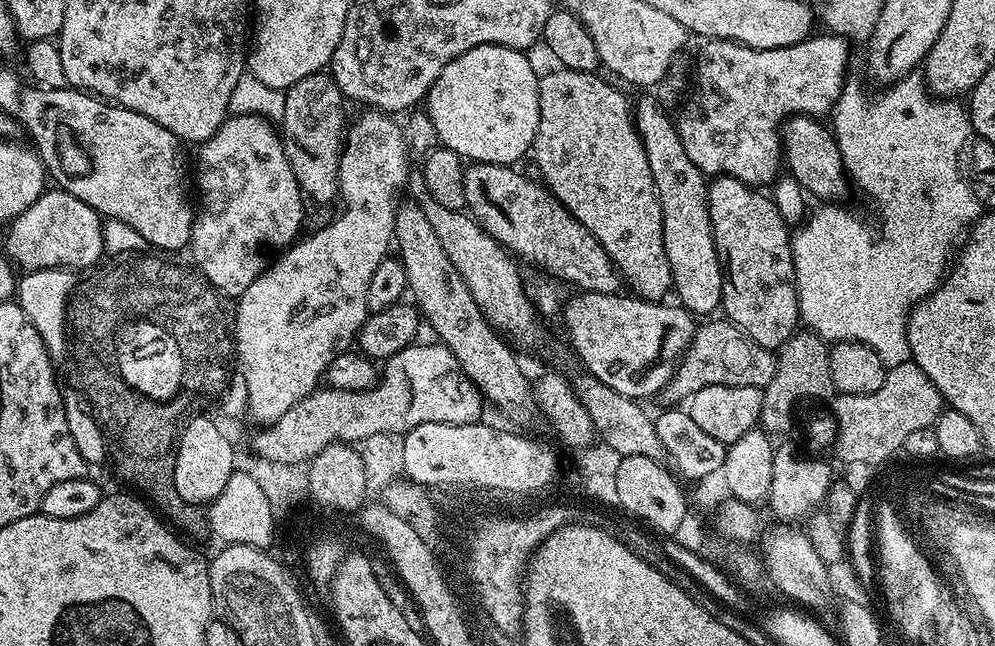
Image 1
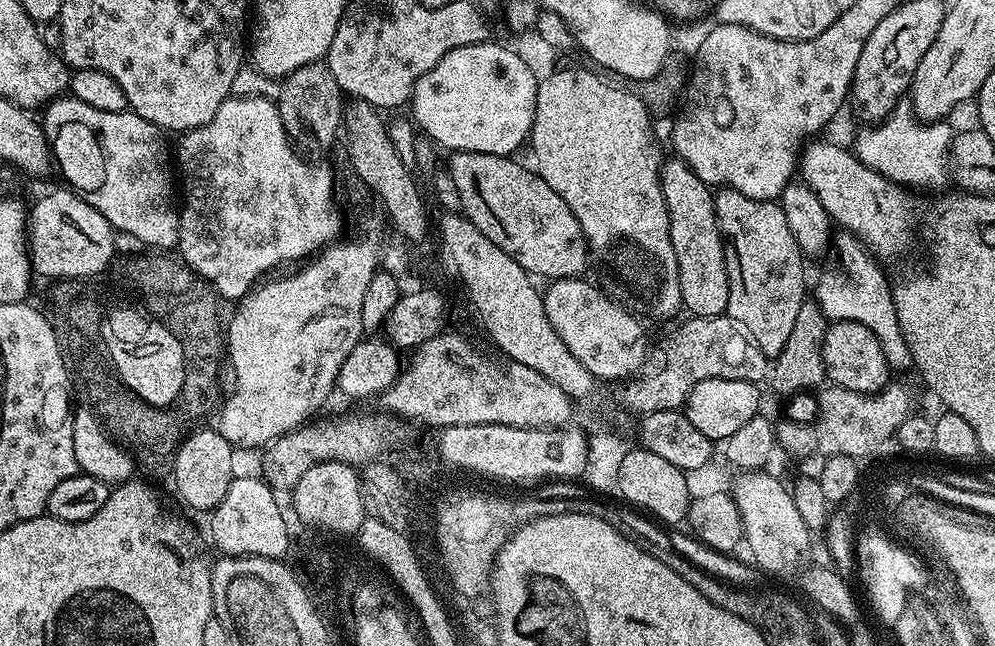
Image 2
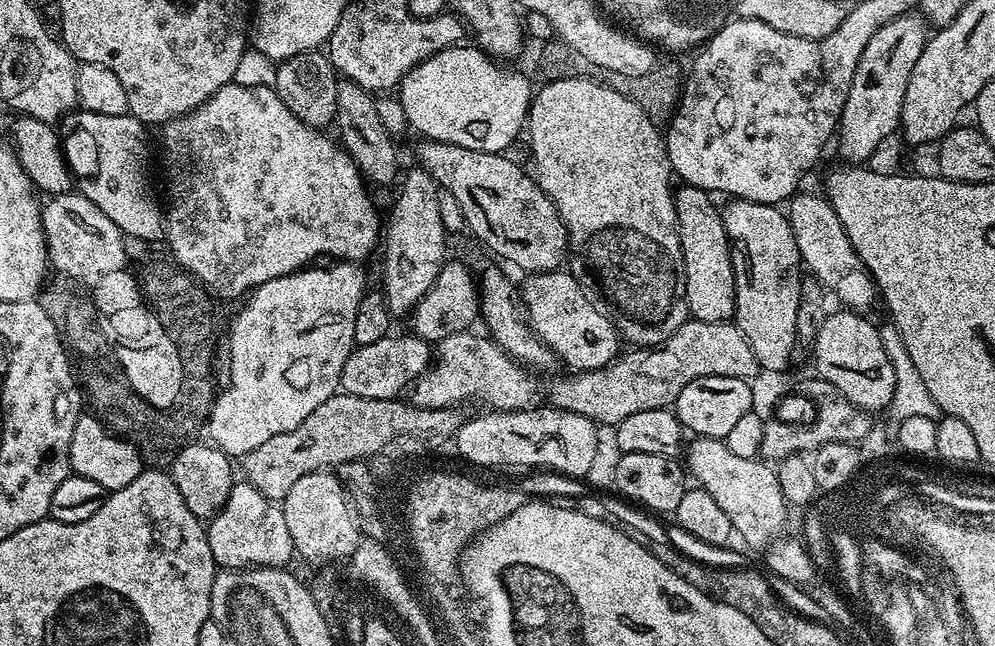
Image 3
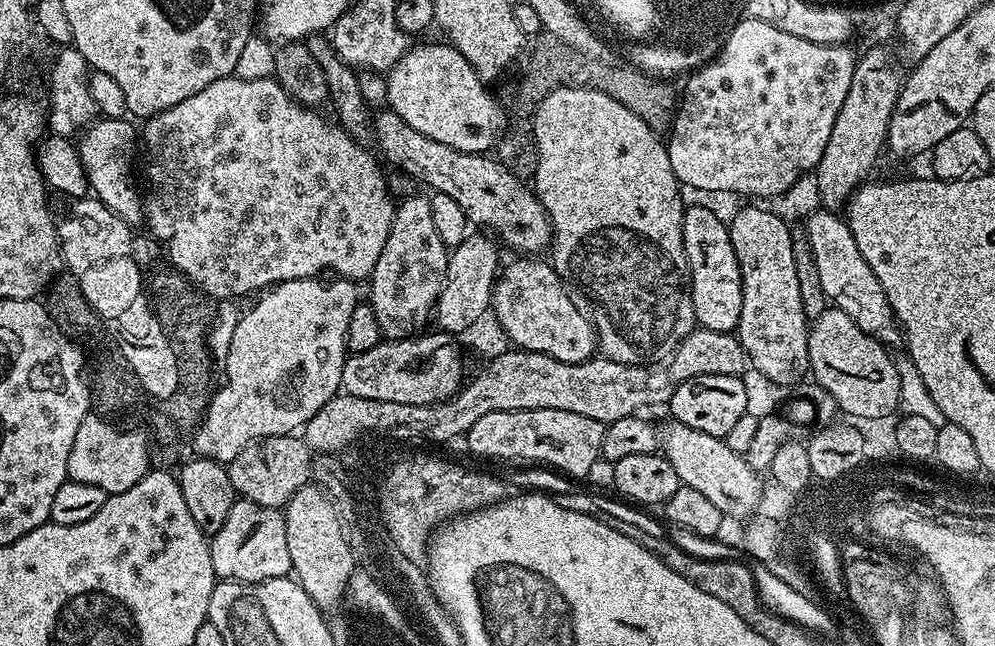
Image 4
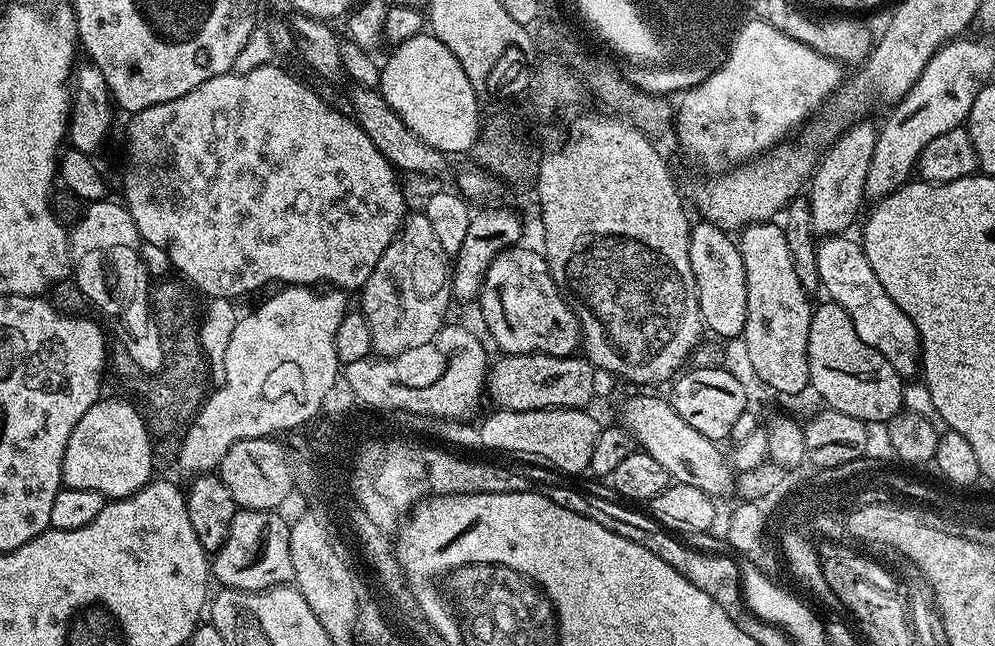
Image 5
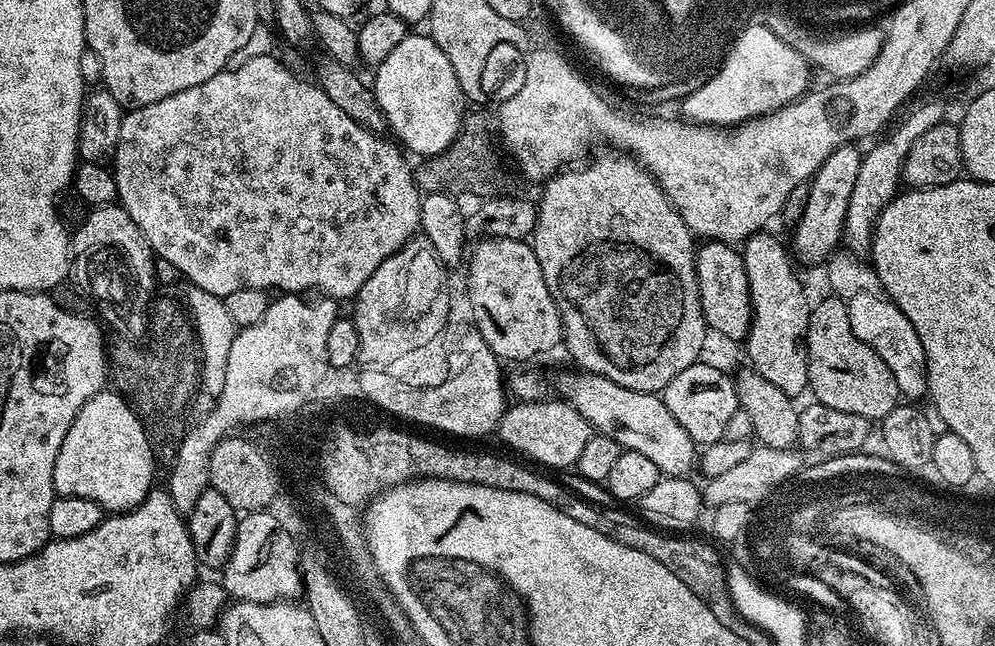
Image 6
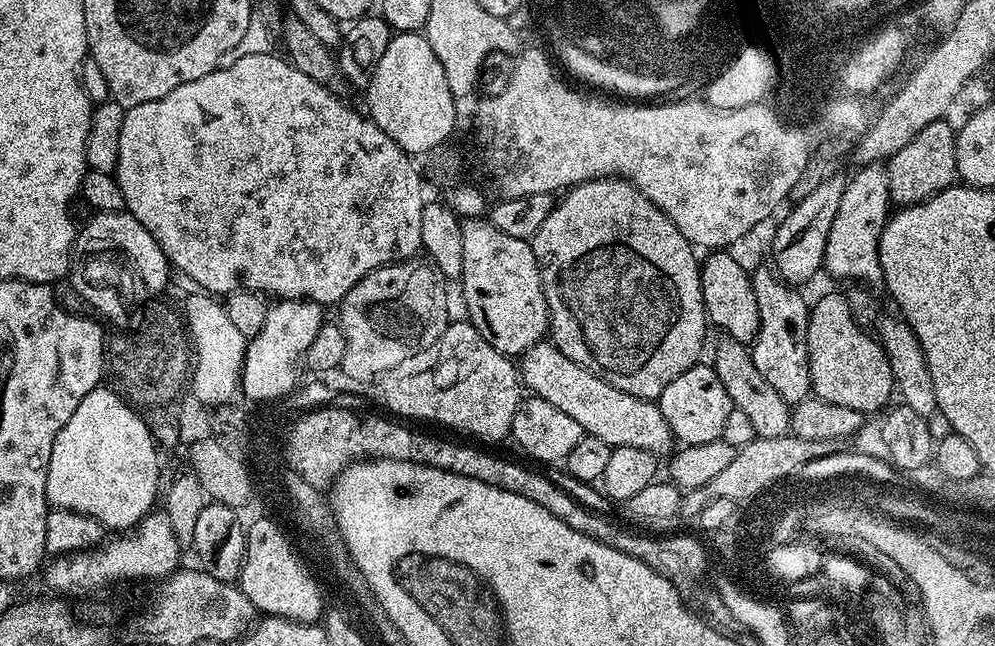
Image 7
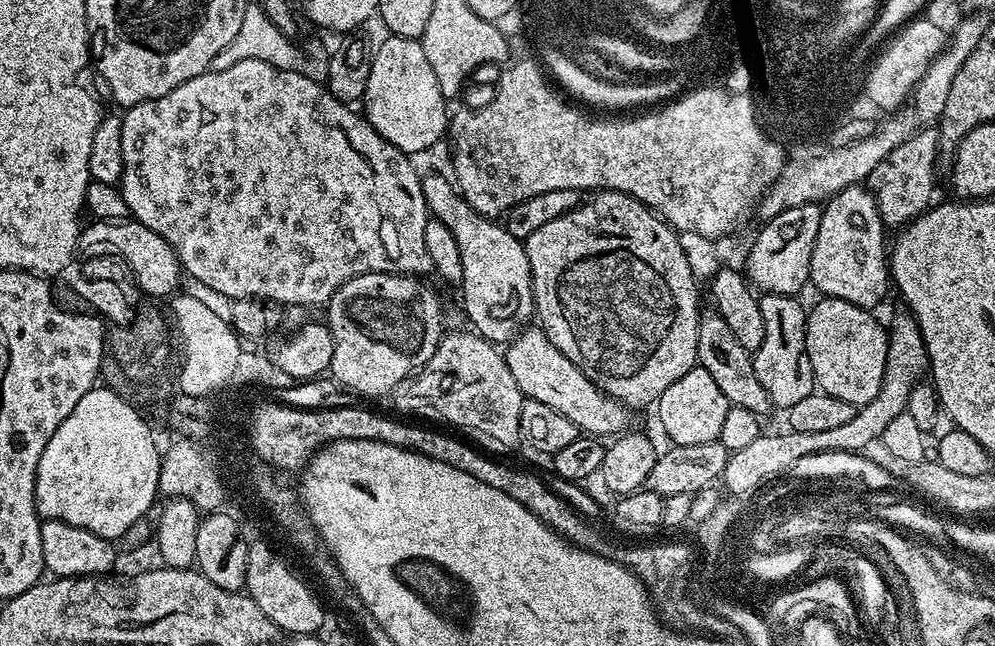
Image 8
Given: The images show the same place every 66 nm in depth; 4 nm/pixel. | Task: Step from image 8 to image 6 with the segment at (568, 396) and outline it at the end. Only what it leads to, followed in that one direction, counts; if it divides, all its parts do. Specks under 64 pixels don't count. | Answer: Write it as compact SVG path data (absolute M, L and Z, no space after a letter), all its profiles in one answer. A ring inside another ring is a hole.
M575 370L576 372L566 372L556 380L554 386L558 391L559 399L565 400L570 406L574 406L574 410L578 410L578 414L582 414L582 418L586 418L586 422L599 435L614 438L614 442L620 444L621 449L637 452L646 458L650 458L650 462L654 462L654 466L658 466L658 470L665 477L687 477L691 468L698 460L698 446L690 438L690 434L686 434L686 430L682 430L682 426L678 426L678 418L674 418L674 414L670 414L670 410L666 410L663 399L655 392L635 392L626 386L618 386L614 382L610 382L606 378L602 378L593 372L583 370Z

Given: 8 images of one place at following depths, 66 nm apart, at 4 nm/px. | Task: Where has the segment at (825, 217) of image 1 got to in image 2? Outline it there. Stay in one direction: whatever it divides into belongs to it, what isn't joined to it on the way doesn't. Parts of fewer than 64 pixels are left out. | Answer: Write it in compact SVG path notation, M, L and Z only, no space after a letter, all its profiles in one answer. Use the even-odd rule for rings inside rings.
M901 102L879 124L861 129L854 145L857 158L888 180L908 190L940 188L950 180L950 149L954 128L951 128L948 122L919 120L911 107ZM841 231L835 237L834 249L840 259L837 268L828 268L816 284L814 299L828 321L849 320L866 326L878 338L893 369L912 368L912 355L898 326L898 314L892 297L893 285L884 277L881 261L877 260L850 232Z

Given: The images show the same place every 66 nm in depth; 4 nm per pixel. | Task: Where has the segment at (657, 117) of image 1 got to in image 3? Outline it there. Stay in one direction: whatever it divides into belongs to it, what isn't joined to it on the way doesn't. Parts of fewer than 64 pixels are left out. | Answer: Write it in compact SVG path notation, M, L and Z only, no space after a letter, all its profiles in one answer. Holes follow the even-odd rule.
M689 184L677 187L676 229L680 235L684 273L686 274L686 302L691 319L702 322L731 321L736 315L736 287L732 246L726 234L721 209L709 193Z

